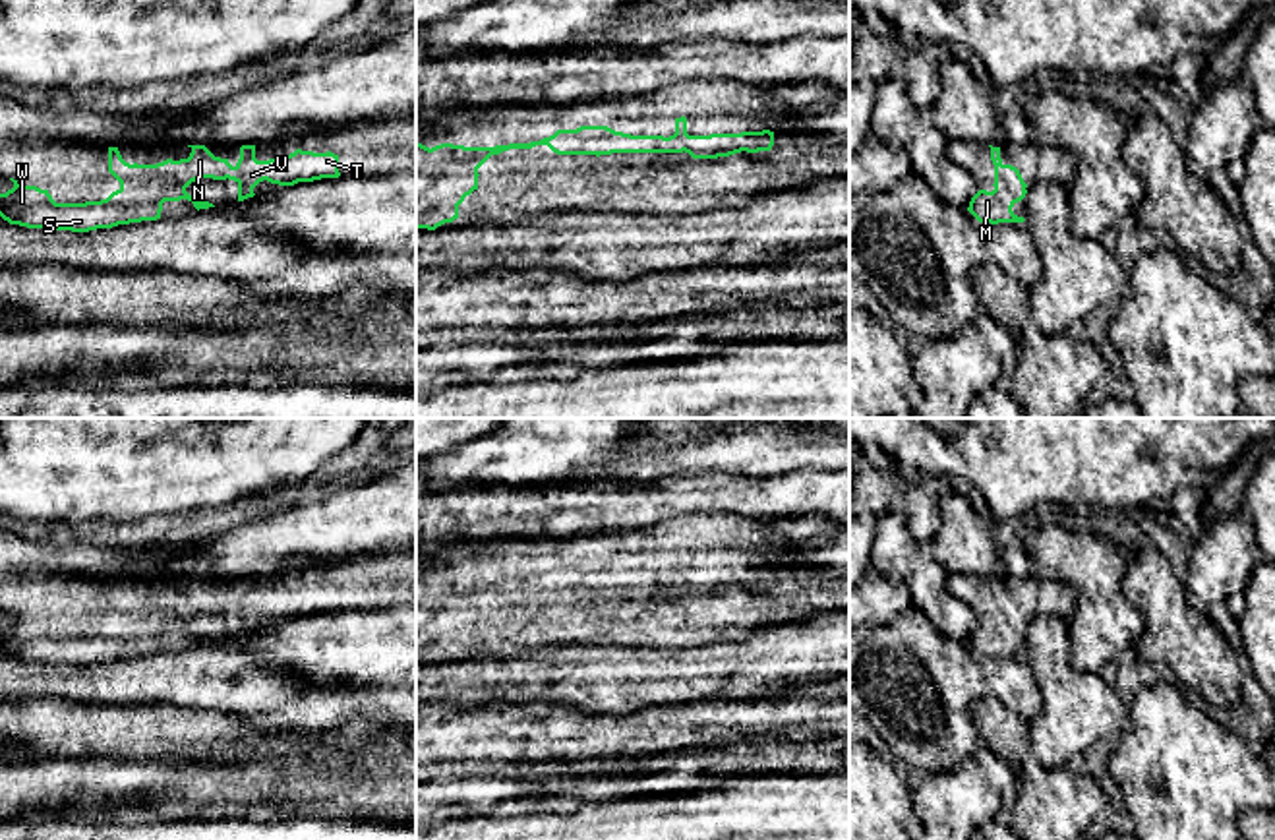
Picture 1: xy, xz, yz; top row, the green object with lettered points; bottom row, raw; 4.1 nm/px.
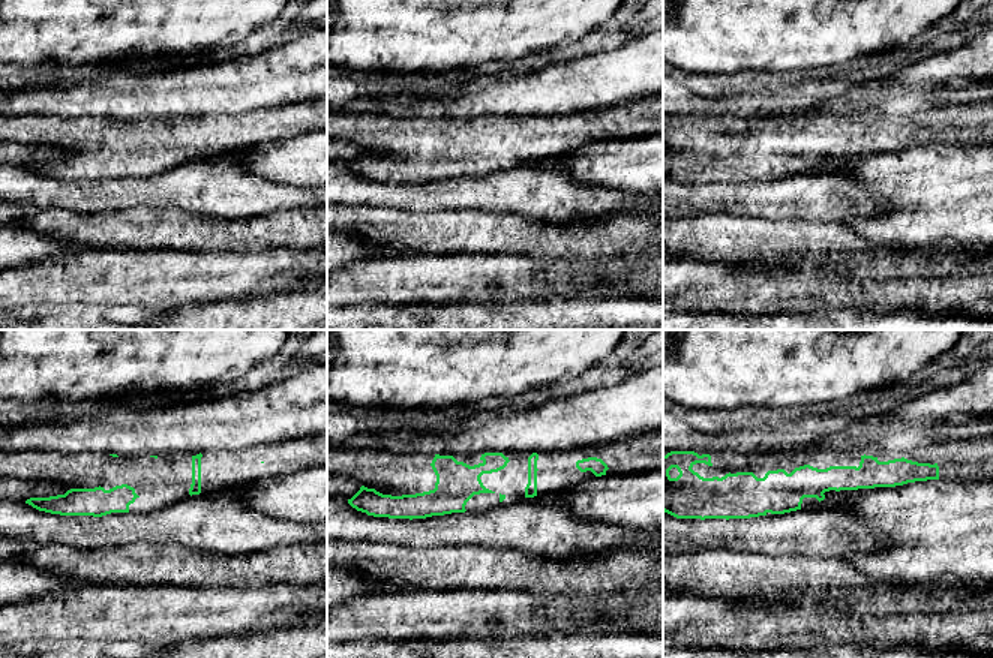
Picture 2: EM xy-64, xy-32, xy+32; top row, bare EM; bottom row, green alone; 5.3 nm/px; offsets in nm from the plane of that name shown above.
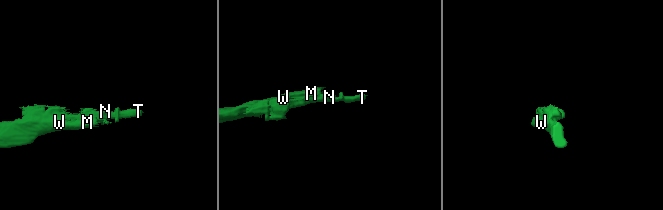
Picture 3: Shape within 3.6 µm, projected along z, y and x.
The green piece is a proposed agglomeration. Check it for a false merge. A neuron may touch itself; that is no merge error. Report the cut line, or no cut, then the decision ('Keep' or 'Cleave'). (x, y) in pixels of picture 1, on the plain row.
No split. Keep

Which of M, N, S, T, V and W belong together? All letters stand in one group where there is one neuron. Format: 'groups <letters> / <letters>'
groups M N S T V W

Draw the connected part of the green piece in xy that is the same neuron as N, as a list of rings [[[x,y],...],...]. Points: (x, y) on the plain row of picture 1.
[[[205,579],[188,581],[192,583],[188,592],[166,592],[157,598],[130,598],[122,592],[118,581],[108,581],[108,606],[120,615],[120,621],[101,635],[56,637],[48,623],[41,623],[37,619],[21,619],[17,614],[10,612],[14,615],[14,621],[6,627],[0,627],[0,650],[10,658],[19,658],[27,662],[89,666],[97,662],[112,662],[118,658],[157,654],[161,652],[164,635],[188,633],[197,645],[215,641],[209,635],[193,633],[186,625],[186,621],[199,612],[234,614],[238,617],[238,635],[244,635],[255,629],[253,621],[263,614],[279,619],[294,619],[298,615],[313,615],[321,612],[341,610],[339,588],[331,585],[313,586],[296,583],[294,586],[281,592],[257,594],[255,579],[242,579],[240,592],[232,600],[228,592],[215,590]]]

